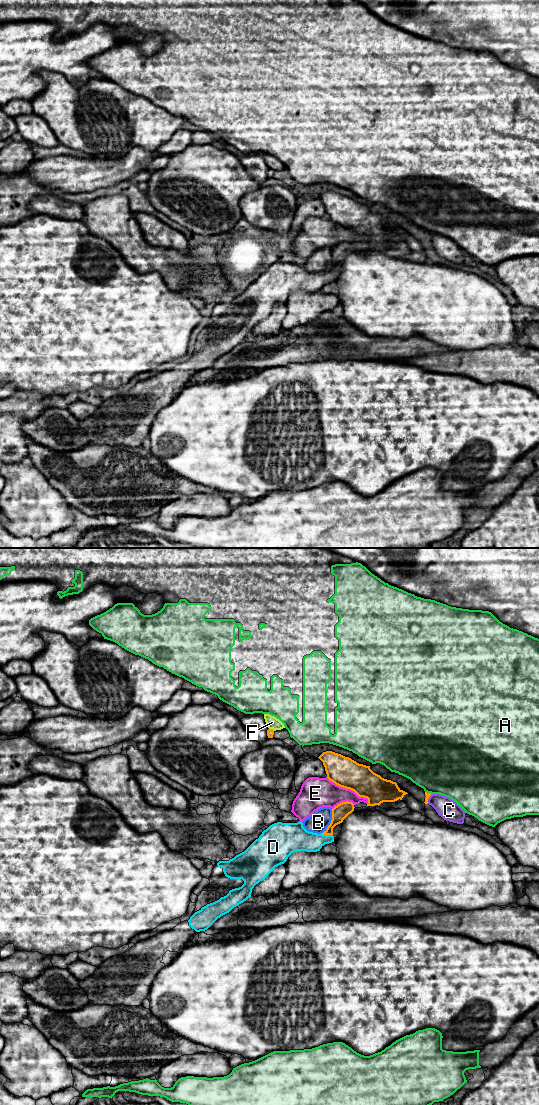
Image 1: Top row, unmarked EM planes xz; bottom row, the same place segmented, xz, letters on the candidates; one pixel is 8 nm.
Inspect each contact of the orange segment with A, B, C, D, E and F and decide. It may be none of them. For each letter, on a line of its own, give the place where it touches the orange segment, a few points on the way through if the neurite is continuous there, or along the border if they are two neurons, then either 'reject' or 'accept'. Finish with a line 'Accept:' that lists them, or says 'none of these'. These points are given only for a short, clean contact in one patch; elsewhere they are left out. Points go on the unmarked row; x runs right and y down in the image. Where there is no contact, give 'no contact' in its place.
A: meets orange in xz at (428, 233); reject
B: meets orange in xz at (331, 262); reject
C: meets orange in xz at (428, 238); reject
D: meets orange in xz at (327, 274); runs through xz (341, 251), (327, 274), (323, 278), (296, 277); accept
E: meets orange in xz at (349, 228); reject
F: meets orange in xz at (272, 169); reject
Accept: D

